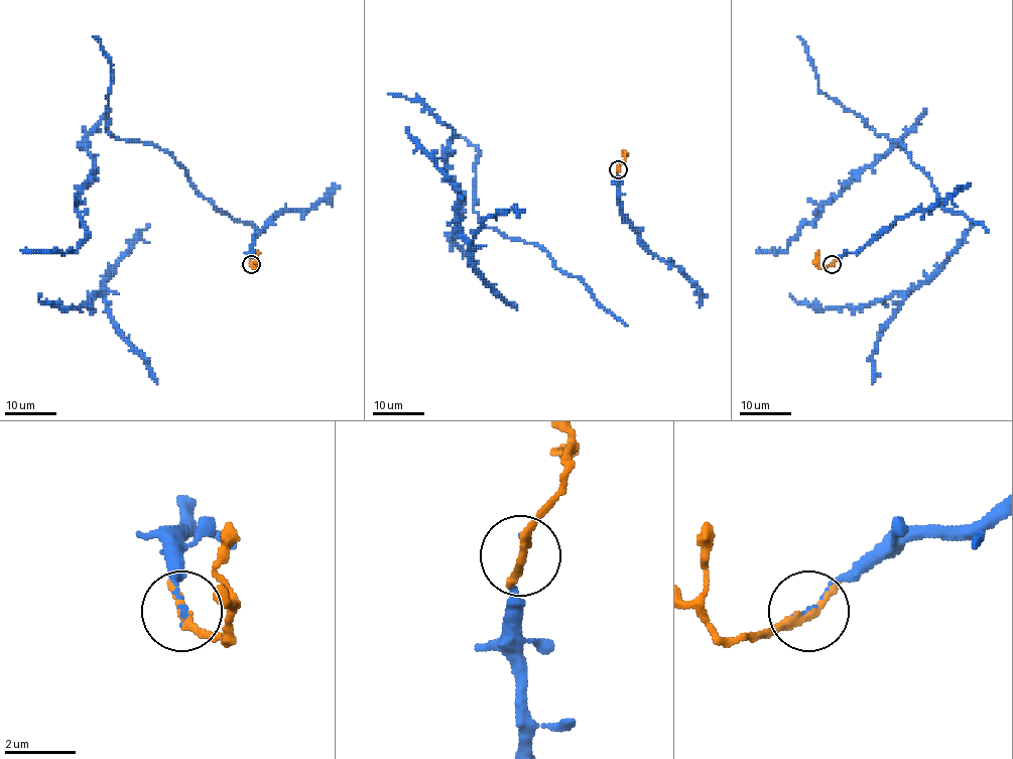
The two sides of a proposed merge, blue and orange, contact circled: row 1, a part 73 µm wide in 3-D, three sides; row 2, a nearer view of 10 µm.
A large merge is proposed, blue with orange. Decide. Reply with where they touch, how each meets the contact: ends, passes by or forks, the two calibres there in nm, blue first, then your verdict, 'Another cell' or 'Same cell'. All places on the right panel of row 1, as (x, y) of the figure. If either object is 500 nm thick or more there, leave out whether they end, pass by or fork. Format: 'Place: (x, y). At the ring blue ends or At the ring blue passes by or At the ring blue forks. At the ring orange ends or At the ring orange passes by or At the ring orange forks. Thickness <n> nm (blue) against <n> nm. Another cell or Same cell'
Place: (832, 264). At the ring blue ends. At the ring orange passes by. Thickness 110 nm (blue) against 200 nm. Another cell

